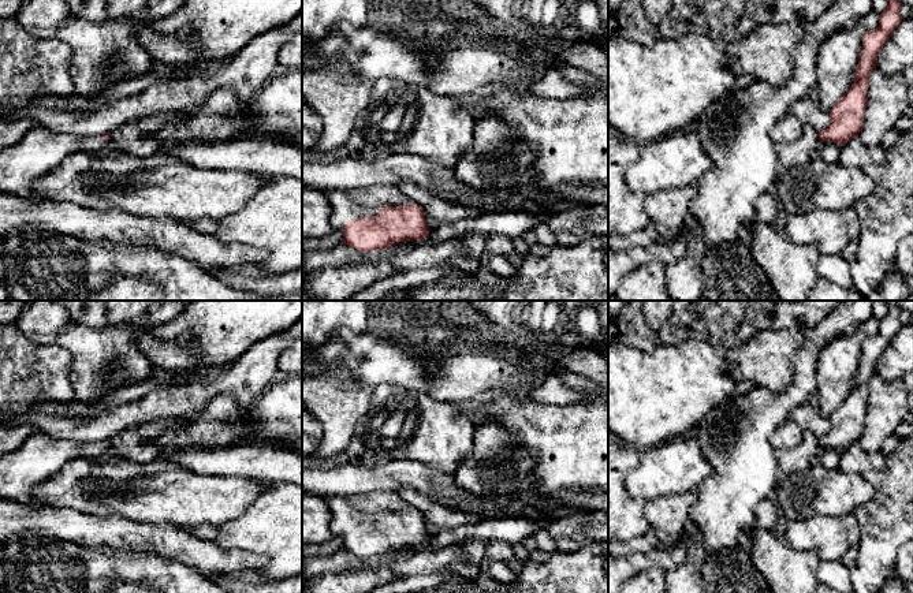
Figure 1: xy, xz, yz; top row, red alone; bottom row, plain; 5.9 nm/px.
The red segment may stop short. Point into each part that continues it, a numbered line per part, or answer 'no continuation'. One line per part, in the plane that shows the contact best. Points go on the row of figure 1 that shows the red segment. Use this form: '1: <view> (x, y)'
1: xz (350, 204)

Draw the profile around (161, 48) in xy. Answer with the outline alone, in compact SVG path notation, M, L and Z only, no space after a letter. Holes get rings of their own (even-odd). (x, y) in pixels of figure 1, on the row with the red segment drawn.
M149 23L135 25L137 44L146 51L152 61L164 64L187 64L200 57L195 38L180 41L178 37L161 34Z

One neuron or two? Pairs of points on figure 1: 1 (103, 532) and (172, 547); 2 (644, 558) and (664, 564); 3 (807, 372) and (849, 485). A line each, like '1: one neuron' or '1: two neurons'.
1: one neuron
2: one neuron
3: two neurons

